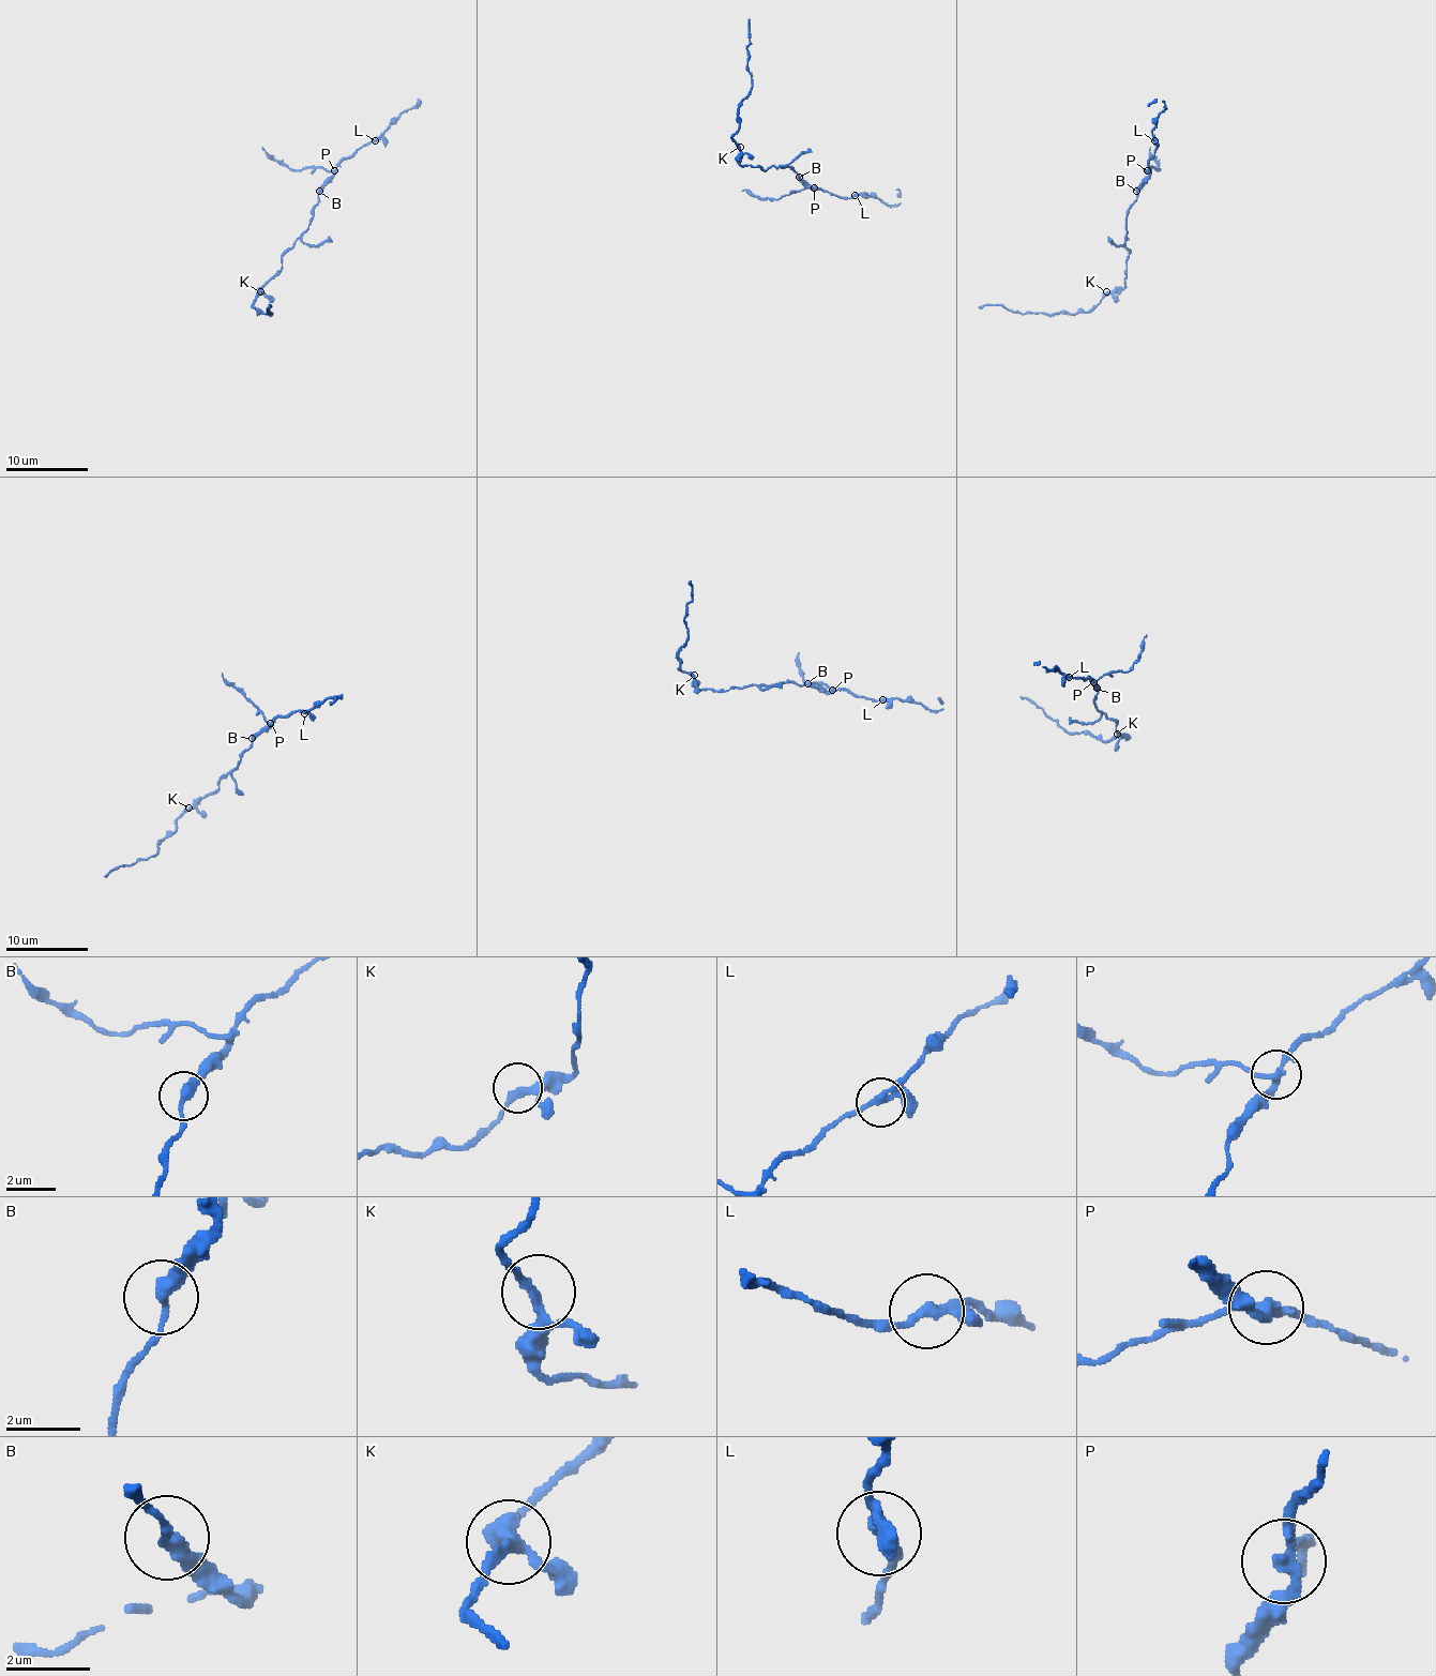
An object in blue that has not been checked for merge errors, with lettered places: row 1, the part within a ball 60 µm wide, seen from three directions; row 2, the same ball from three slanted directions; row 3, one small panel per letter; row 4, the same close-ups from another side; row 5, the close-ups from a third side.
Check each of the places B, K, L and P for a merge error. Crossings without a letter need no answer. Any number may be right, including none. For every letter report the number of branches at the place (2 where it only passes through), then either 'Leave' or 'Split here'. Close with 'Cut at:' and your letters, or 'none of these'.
B: Branches: 2. Leave
K: Branches: 3. Leave
L: Branches: 3. Leave
P: Branches: 3. Split here
Cut at: P

